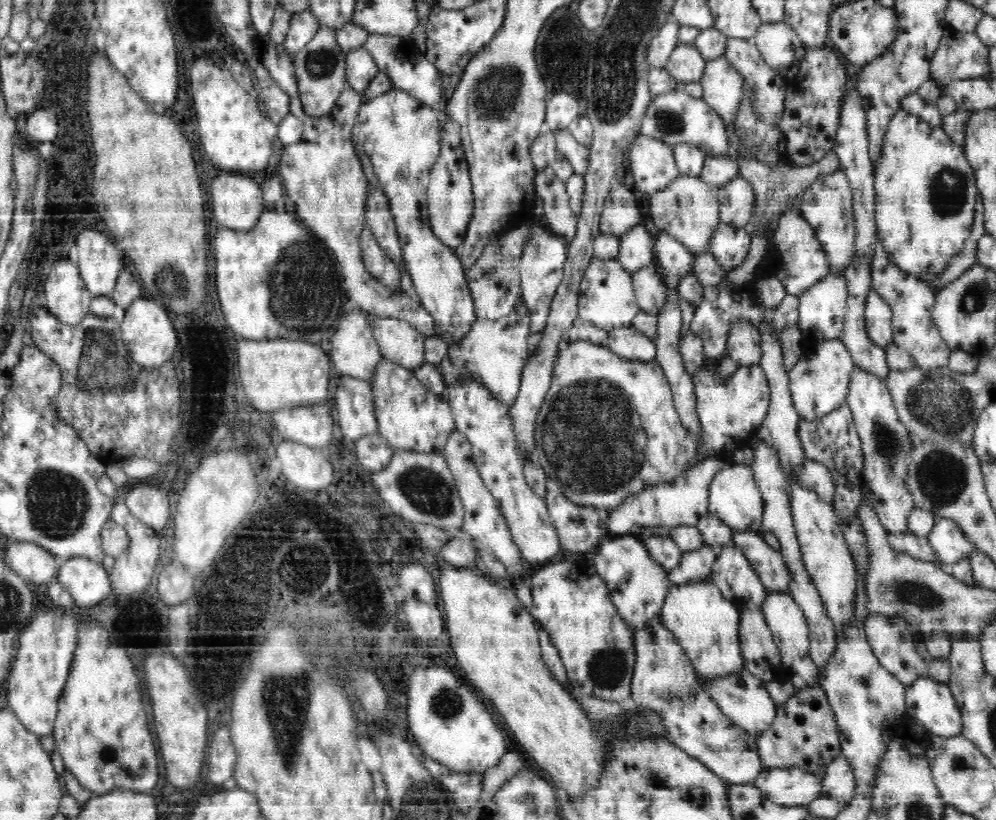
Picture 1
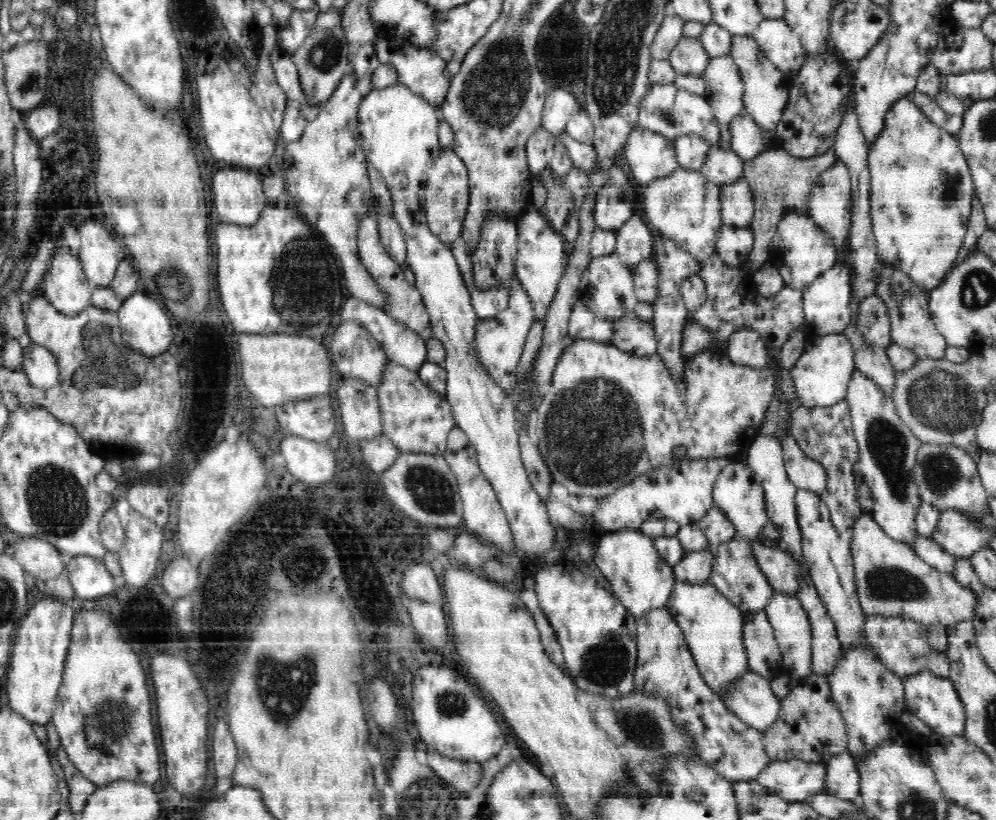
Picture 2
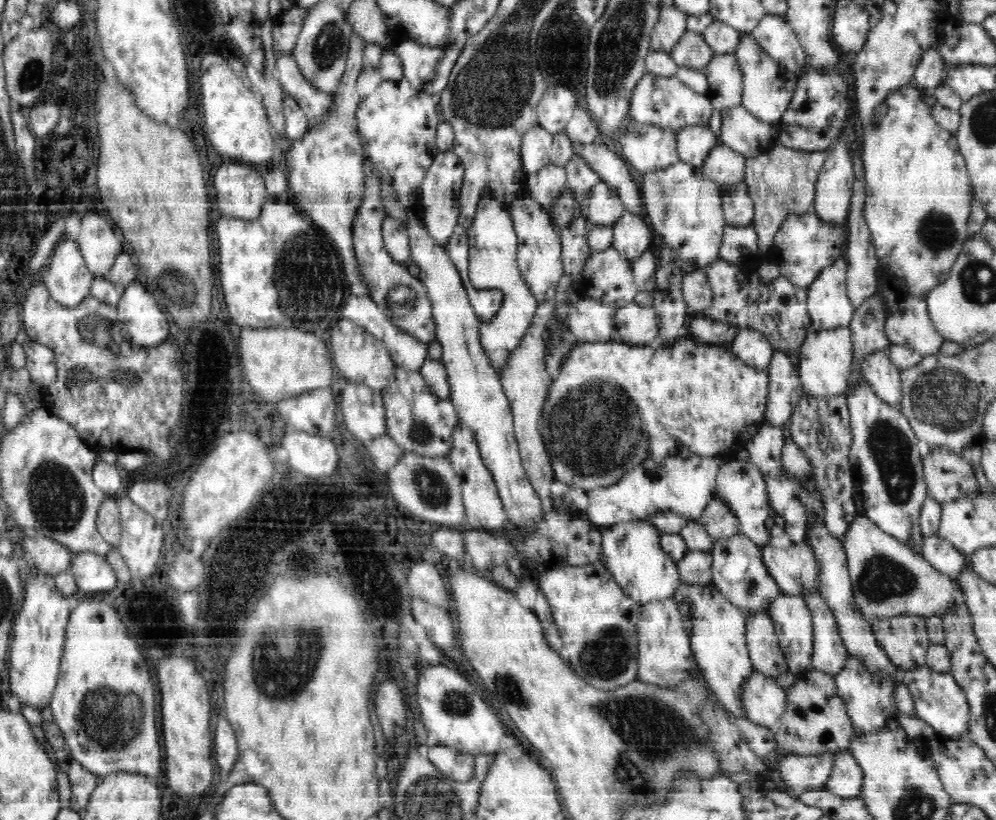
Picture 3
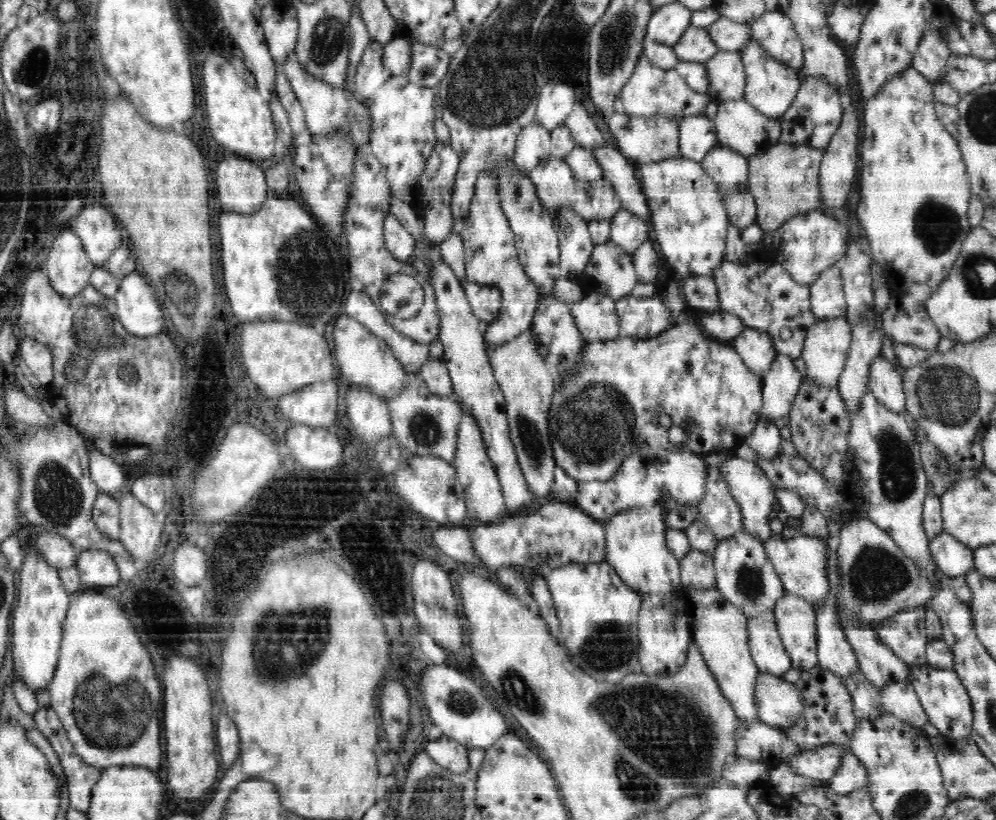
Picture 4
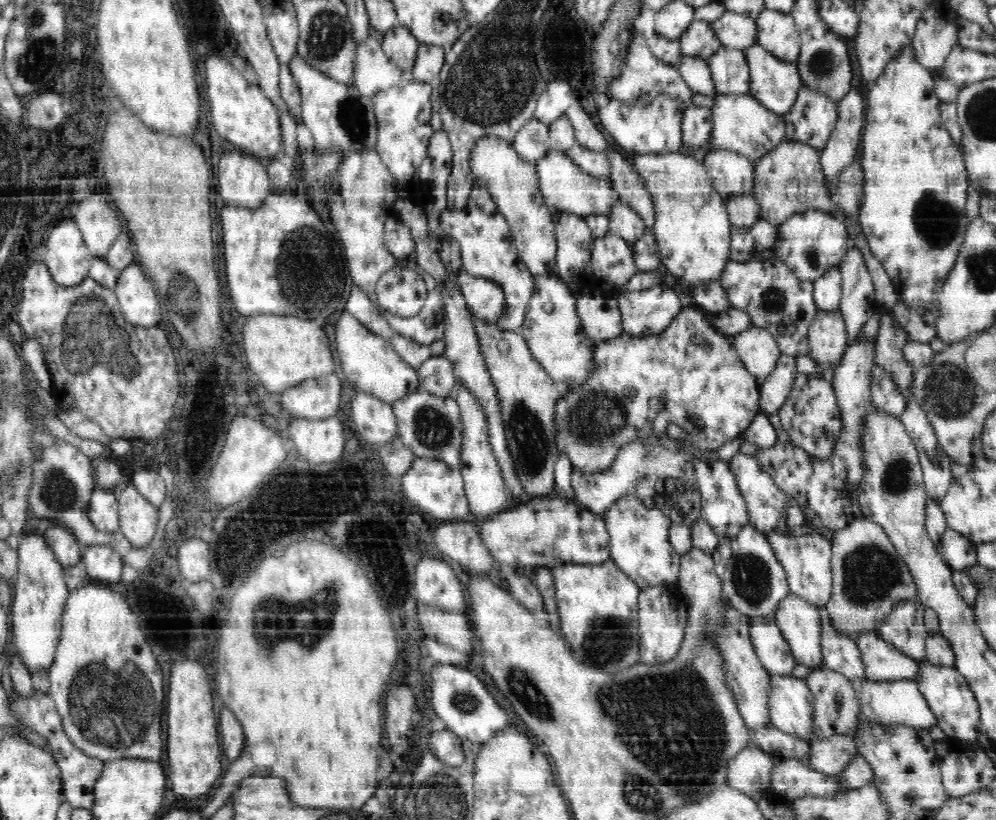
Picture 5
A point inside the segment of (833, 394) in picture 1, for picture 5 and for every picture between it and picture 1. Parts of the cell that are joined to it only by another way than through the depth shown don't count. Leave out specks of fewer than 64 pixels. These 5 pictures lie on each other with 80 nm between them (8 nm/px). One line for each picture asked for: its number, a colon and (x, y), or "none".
2: (821, 376)
3: (826, 358)
4: (827, 343)
5: (827, 337)

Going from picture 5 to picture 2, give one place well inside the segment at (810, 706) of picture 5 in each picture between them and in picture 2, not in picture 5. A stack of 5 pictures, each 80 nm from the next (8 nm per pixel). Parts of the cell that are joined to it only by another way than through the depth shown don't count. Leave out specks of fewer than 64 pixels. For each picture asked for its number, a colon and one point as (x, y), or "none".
2: (750, 698)
3: (765, 702)
4: (778, 702)

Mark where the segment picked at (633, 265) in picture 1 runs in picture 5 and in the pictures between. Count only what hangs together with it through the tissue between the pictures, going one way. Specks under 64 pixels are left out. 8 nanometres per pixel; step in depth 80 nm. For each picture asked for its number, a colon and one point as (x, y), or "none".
2: (634, 242)
3: (632, 235)
4: (628, 231)
5: (623, 222)

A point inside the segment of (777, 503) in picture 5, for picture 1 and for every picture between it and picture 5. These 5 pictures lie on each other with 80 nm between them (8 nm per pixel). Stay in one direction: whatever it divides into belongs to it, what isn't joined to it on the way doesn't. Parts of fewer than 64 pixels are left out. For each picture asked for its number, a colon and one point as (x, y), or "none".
1: (735, 497)
2: (737, 493)
3: (740, 484)
4: (749, 486)

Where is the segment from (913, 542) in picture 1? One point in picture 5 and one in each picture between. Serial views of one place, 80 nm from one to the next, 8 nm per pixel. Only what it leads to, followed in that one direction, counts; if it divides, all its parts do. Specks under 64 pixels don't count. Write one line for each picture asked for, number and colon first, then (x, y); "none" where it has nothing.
2: (927, 549)
3: (938, 552)
4: (951, 557)
5: (958, 553)

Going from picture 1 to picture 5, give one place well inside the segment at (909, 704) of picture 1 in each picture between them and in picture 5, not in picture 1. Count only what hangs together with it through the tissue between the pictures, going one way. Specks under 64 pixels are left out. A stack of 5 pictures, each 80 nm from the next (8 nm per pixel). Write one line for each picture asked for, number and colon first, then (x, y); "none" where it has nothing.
2: (933, 699)
3: (939, 701)
4: (940, 691)
5: (949, 696)

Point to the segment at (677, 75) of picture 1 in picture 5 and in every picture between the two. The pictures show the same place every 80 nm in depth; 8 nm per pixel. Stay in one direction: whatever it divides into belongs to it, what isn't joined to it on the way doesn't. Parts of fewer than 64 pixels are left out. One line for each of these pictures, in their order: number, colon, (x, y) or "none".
2: (688, 57)
3: (691, 50)
4: (694, 46)
5: (699, 40)

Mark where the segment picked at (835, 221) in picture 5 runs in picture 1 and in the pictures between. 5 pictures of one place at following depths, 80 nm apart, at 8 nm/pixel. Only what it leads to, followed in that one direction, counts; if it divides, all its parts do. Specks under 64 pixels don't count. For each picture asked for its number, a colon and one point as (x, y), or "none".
1: (803, 263)
2: (807, 253)
3: (807, 246)
4: (813, 241)

